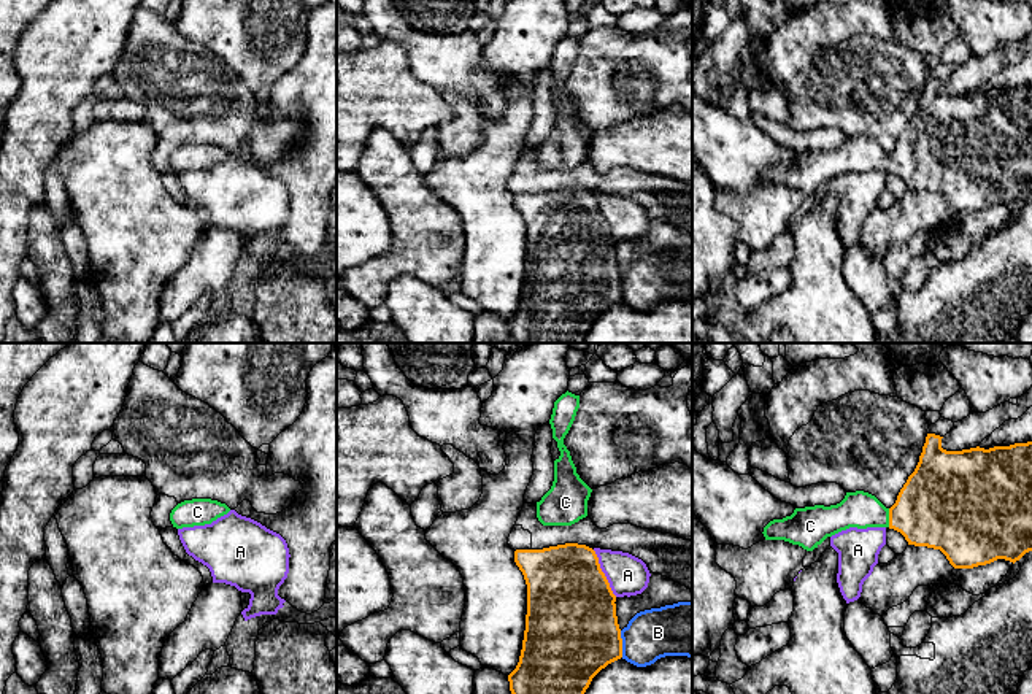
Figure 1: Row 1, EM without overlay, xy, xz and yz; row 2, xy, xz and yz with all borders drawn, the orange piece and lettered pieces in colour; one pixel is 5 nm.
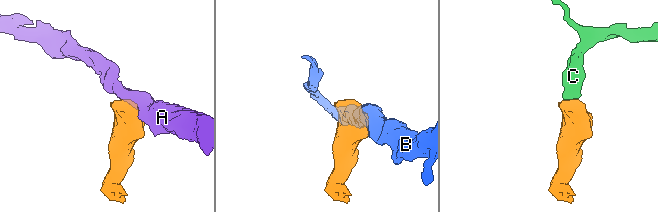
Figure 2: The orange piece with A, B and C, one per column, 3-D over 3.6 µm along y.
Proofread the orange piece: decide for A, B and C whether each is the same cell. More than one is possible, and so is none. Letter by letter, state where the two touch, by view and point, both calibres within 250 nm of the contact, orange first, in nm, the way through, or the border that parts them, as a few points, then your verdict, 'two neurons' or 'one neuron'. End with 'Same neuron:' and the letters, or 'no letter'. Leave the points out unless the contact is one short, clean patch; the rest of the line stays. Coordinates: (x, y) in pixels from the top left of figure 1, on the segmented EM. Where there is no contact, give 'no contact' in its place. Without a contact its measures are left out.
A: meets orange in xz at (604, 574); 440 nm thick on the orange side, 200 nm on the other; two neurons
B: meets orange in xz at (621, 643); 460 nm thick on the orange side, 260 nm on the other; two neurons
C: meets orange in yz at (889, 518); 400 nm thick on the orange side, 180 nm on the other; runs through yz (937, 507), (918, 515), (889, 518), (859, 508); one neuron
Same neuron: C

